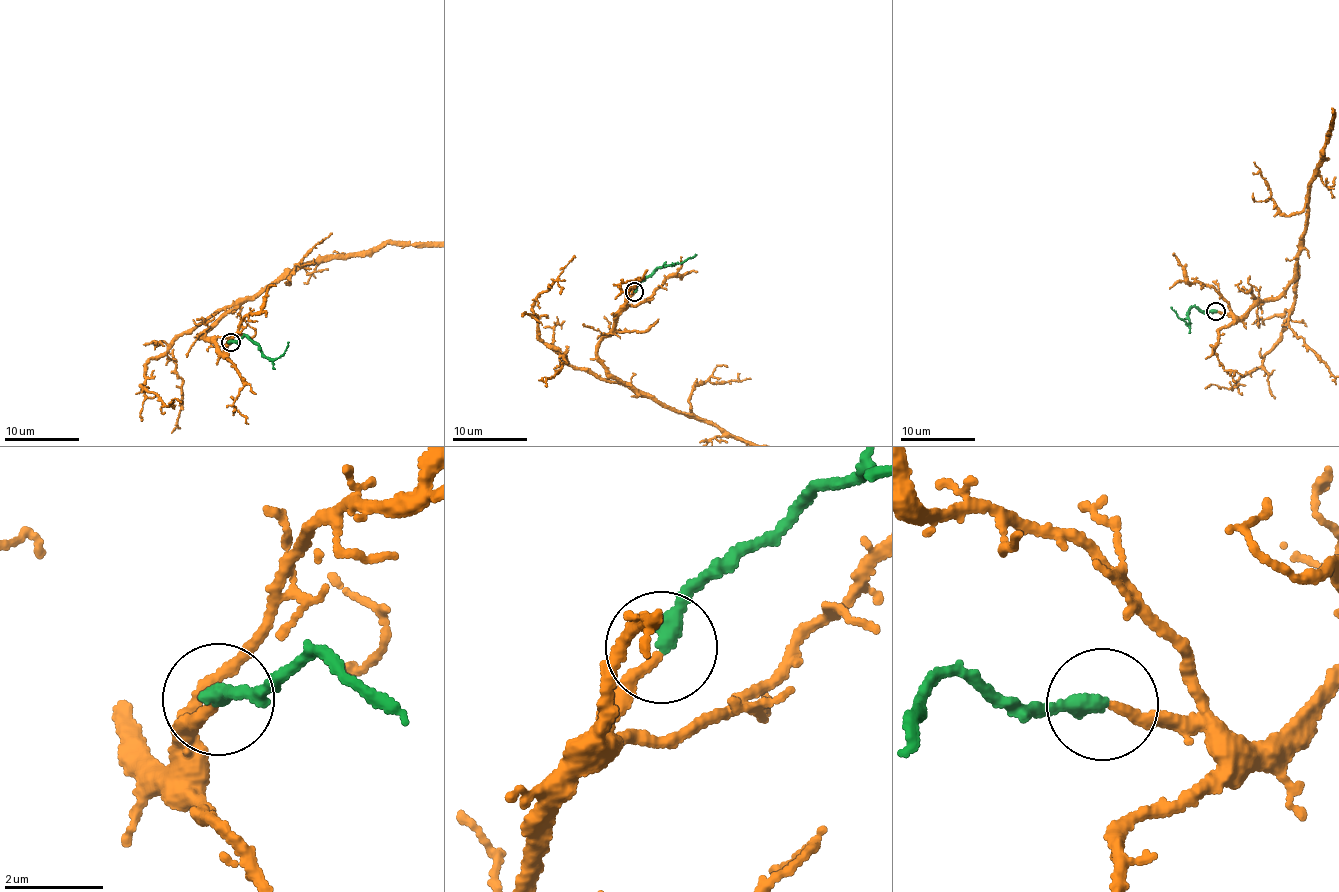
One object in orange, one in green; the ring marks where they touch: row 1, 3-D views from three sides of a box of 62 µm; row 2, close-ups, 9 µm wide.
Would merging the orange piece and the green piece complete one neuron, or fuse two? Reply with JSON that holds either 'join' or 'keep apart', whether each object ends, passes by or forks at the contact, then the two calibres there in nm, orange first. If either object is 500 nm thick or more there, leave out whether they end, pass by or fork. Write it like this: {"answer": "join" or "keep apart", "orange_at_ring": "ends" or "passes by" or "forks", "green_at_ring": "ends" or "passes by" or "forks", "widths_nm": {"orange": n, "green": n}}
{"answer": "join", "orange_at_ring": "ends", "green_at_ring": "ends", "widths_nm": {"orange": 200, "green": 360}}

